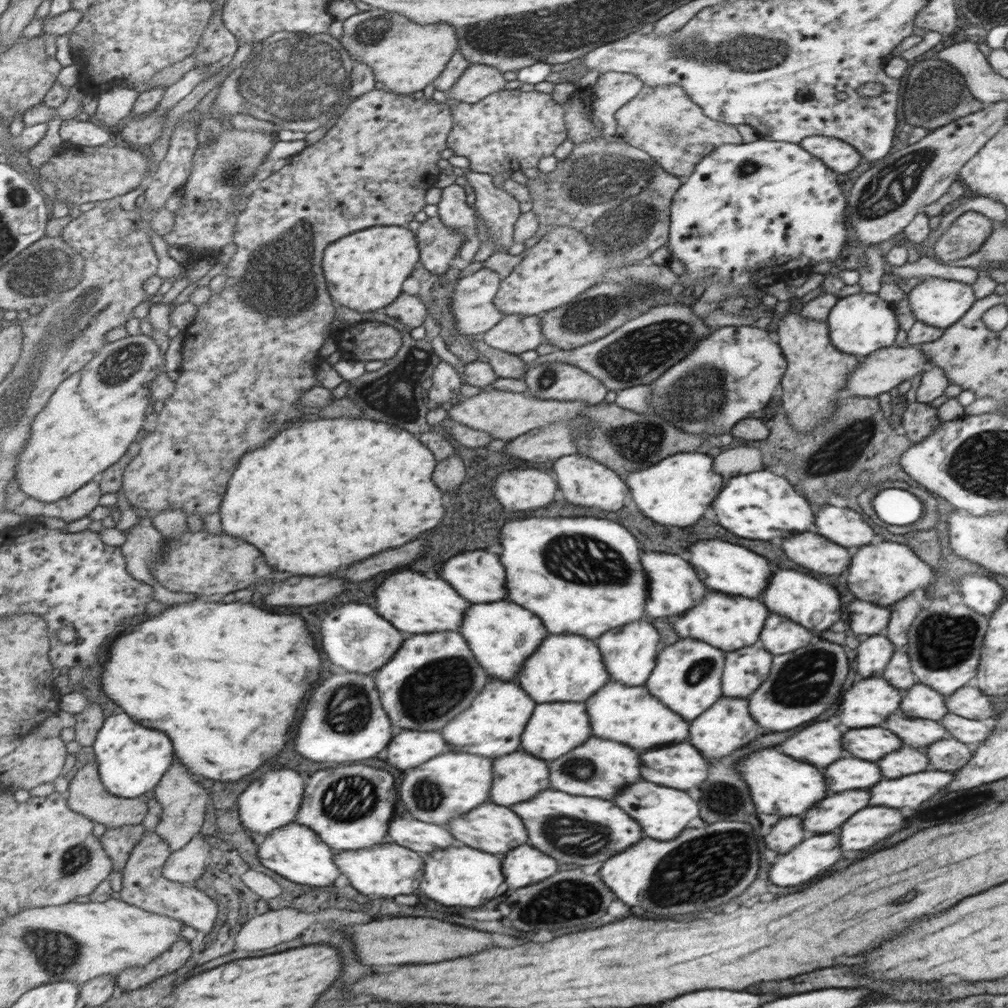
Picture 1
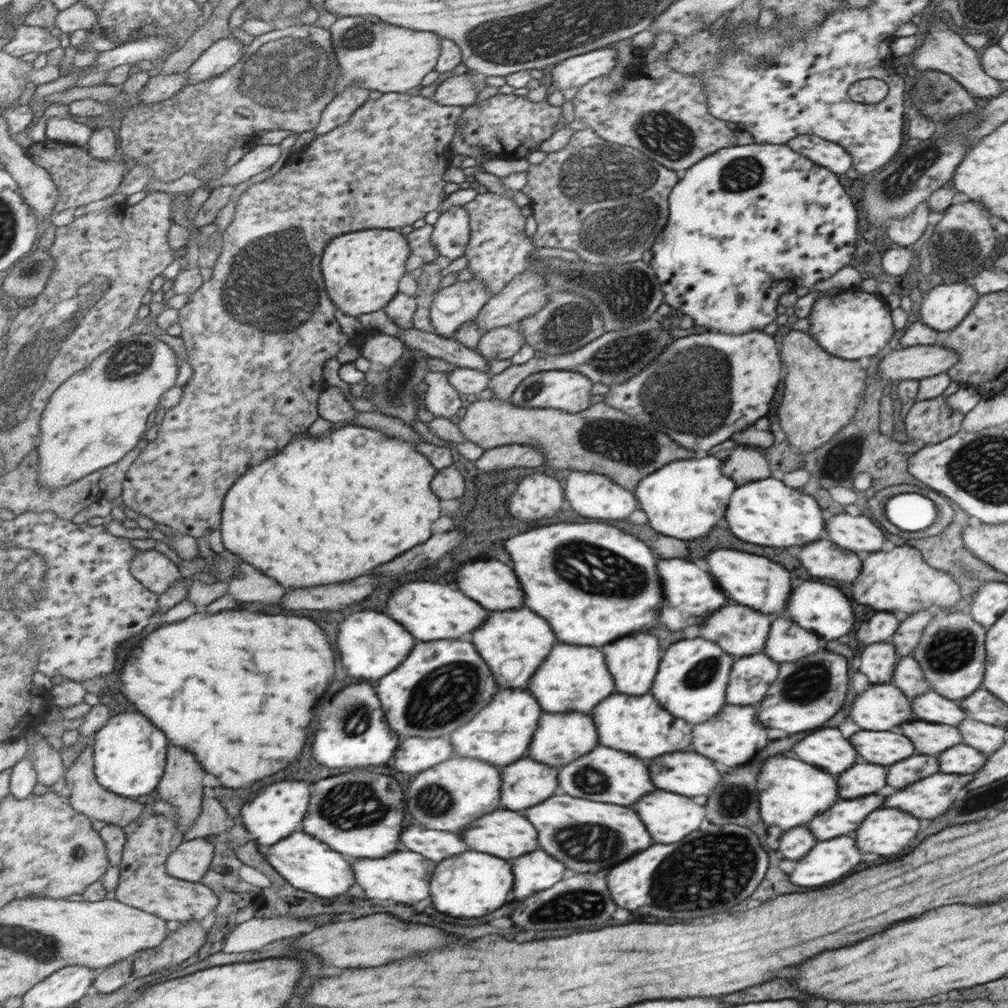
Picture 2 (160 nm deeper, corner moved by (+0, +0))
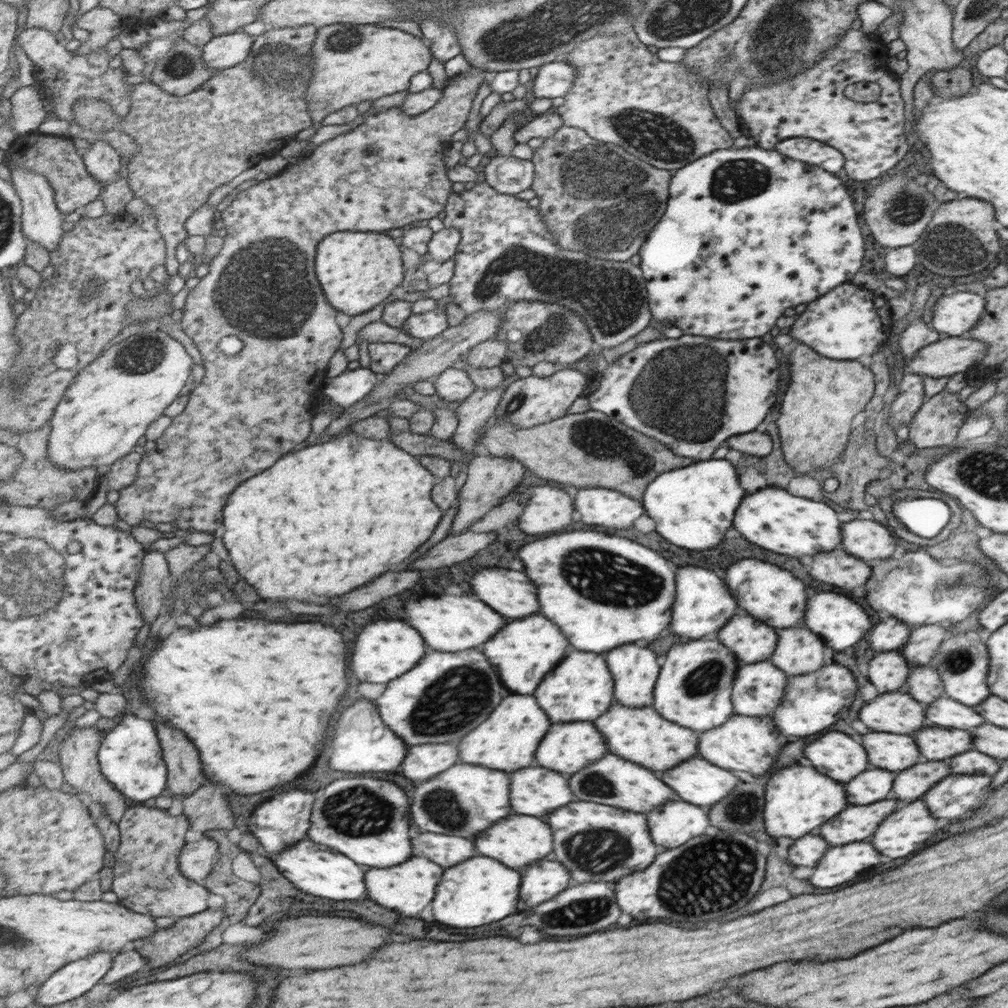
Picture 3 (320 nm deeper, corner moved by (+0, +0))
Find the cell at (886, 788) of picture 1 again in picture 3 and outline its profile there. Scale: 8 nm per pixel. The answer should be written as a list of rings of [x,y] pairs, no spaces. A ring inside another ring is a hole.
[[[947,776],[923,796],[923,802],[935,818],[961,820],[983,802],[989,792],[989,782],[989,776]]]

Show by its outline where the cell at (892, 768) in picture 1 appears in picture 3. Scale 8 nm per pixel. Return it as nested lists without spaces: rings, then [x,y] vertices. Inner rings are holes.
[[[941,760],[915,764],[915,768],[907,768],[895,776],[895,792],[889,798],[897,798],[905,804],[921,798],[935,782],[943,780],[949,774],[949,766]]]

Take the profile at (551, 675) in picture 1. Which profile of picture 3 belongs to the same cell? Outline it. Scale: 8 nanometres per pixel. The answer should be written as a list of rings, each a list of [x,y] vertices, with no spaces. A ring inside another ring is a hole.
[[[569,652],[563,664],[558,664],[547,680],[543,680],[535,696],[553,722],[593,722],[612,705],[613,686],[614,679],[601,654]]]

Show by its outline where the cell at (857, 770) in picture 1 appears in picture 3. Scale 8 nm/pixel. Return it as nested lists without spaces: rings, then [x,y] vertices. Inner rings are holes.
[[[877,768],[857,774],[857,778],[845,784],[845,788],[847,788],[847,796],[851,796],[851,804],[865,806],[883,800],[891,790],[891,782],[893,782],[893,774]]]

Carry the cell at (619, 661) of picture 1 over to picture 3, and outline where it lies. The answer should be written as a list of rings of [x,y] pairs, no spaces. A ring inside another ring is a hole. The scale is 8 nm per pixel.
[[[627,644],[627,648],[615,648],[607,652],[607,665],[610,675],[614,679],[613,702],[626,705],[631,708],[651,706],[653,702],[655,678],[659,672],[659,666],[655,662],[655,654],[647,648],[639,648],[633,644]]]

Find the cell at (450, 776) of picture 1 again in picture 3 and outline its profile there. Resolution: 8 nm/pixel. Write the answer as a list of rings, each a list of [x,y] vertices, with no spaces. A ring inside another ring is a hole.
[[[457,763],[435,778],[423,782],[413,798],[413,820],[423,832],[439,832],[475,840],[501,818],[511,815],[511,774],[475,764]]]

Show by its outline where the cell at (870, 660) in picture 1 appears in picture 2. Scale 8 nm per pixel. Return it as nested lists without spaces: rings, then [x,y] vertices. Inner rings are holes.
[[[890,642],[865,645],[858,655],[859,672],[867,676],[869,684],[889,683],[899,659],[897,651]]]

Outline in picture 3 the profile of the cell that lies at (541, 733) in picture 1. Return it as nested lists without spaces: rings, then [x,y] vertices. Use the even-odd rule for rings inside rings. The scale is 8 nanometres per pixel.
[[[571,722],[571,724],[553,724],[551,732],[545,736],[543,744],[539,746],[539,764],[545,768],[563,772],[563,774],[575,774],[583,770],[587,764],[602,759],[607,752],[607,746],[601,738],[602,734],[598,731],[597,726],[591,722]]]

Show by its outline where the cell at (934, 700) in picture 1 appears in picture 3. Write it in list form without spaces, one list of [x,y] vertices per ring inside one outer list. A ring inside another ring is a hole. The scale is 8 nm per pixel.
[[[942,696],[934,699],[925,706],[925,720],[923,726],[943,726],[943,728],[957,728],[957,730],[971,730],[984,722],[980,713],[973,707]]]

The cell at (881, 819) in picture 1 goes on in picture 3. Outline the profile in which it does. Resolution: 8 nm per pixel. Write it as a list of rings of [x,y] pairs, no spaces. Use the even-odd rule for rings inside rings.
[[[915,800],[895,810],[885,818],[885,822],[879,824],[871,844],[879,848],[879,854],[903,858],[923,850],[931,838],[931,830],[935,834],[935,820],[931,820],[927,806],[921,800]]]

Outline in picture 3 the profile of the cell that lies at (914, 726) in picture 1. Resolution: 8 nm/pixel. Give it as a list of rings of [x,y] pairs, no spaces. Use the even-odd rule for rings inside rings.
[[[923,728],[915,732],[915,740],[919,740],[919,752],[925,760],[945,760],[971,748],[971,736],[961,730]]]

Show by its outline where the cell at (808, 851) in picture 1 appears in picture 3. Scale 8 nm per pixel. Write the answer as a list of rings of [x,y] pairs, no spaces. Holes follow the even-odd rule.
[[[853,842],[835,846],[823,856],[823,864],[815,866],[809,882],[817,888],[833,888],[851,880],[857,880],[861,872],[879,864],[877,850],[867,842]]]

